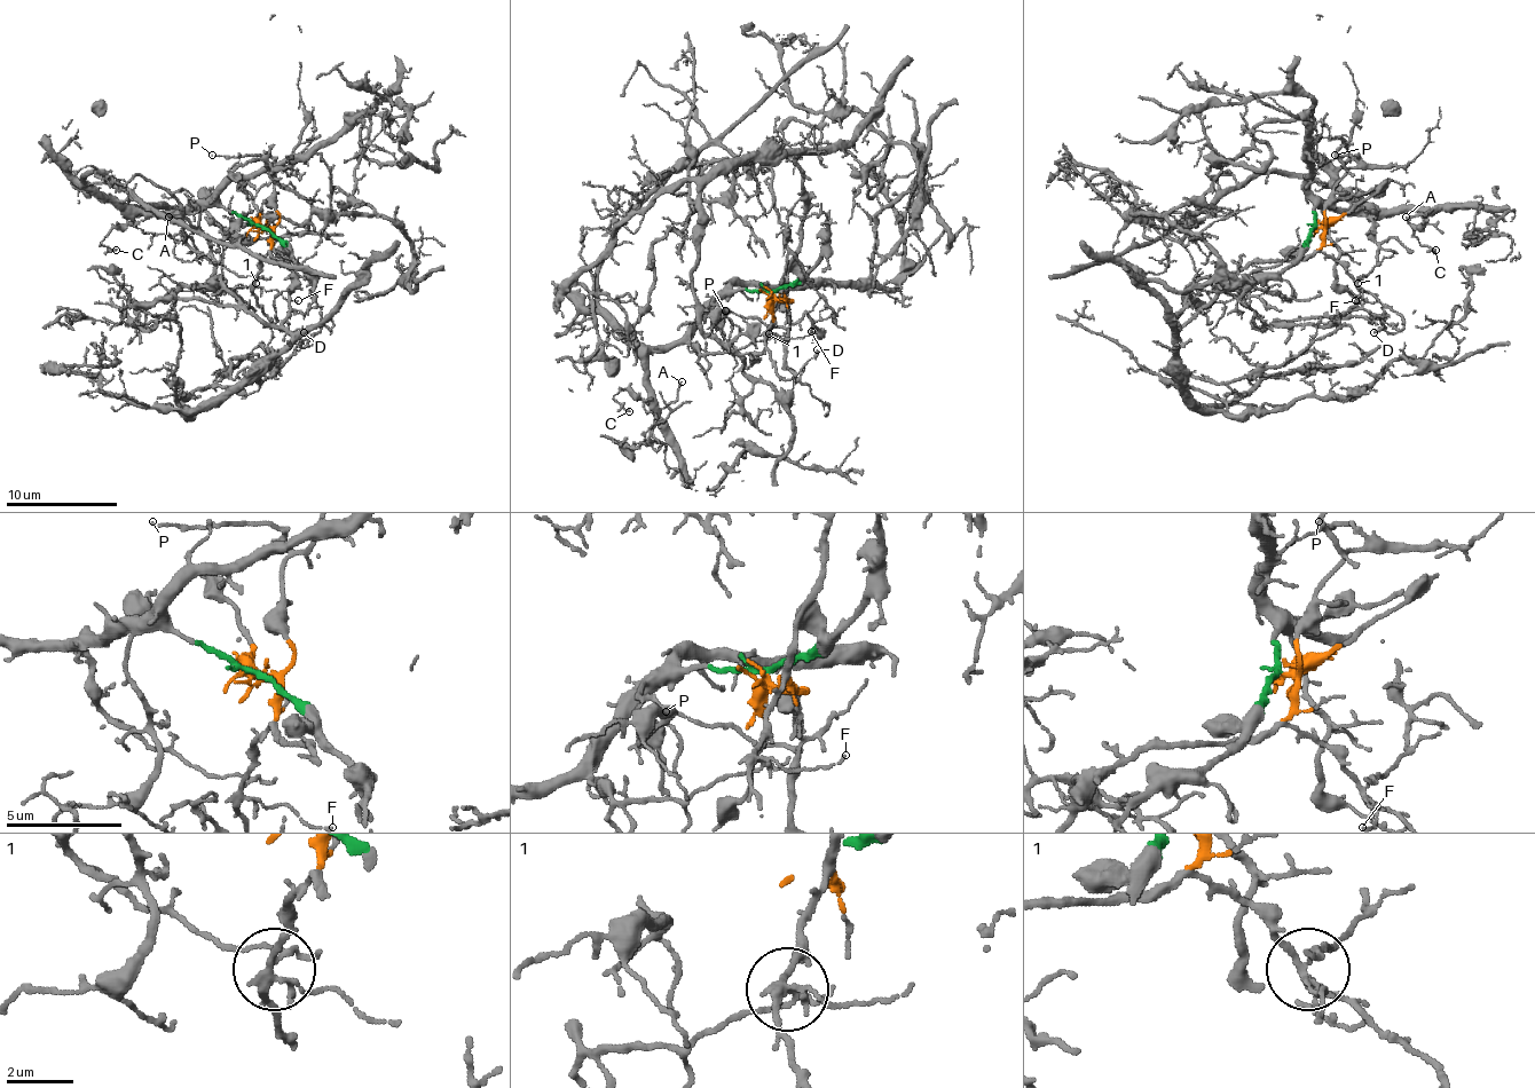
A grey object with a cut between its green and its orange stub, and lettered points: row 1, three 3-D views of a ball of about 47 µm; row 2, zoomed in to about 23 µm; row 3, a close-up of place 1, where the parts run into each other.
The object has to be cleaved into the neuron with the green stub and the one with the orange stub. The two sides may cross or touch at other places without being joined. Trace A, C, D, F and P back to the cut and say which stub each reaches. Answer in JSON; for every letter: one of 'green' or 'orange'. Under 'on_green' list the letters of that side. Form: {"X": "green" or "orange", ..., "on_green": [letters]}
{"A": "green", "C": "green", "D": "orange", "F": "orange", "P": "orange", "on_green": ["A", "C"]}

